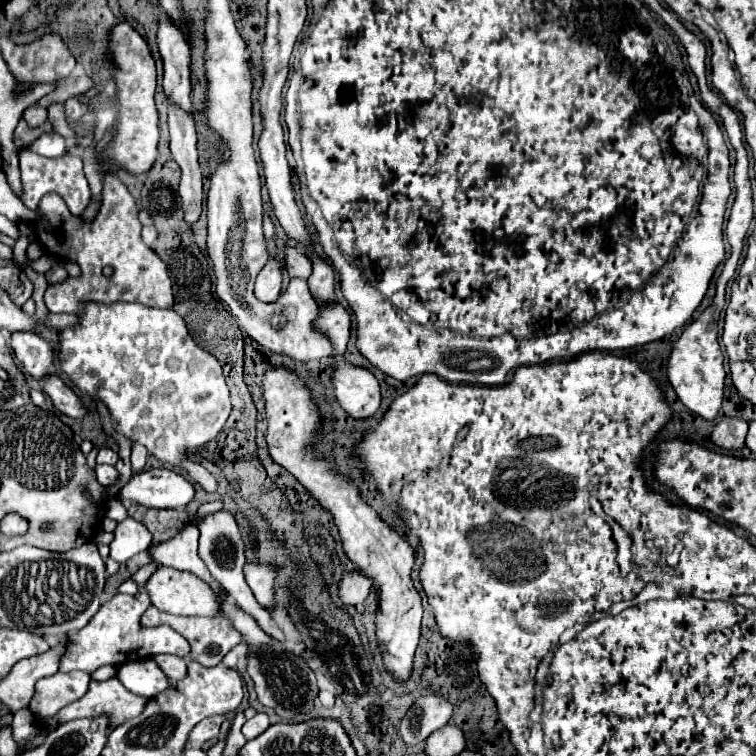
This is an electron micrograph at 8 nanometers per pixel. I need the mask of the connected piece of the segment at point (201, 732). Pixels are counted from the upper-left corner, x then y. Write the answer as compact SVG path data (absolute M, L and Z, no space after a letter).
M209 716L207 720L201 720L189 734L189 740L197 742L207 742L219 736L219 726L225 720L225 716Z

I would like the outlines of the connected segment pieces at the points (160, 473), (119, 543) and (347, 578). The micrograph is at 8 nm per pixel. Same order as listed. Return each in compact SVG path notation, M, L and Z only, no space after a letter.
M151 468L135 474L119 492L127 504L143 504L147 508L185 508L193 496L193 484L181 474L167 468Z
M123 520L115 530L115 540L111 542L111 558L125 564L135 554L143 552L151 544L151 532L137 520Z
M359 570L347 572L339 582L339 596L345 604L351 606L363 604L363 600L369 596L369 590L371 590L371 580Z

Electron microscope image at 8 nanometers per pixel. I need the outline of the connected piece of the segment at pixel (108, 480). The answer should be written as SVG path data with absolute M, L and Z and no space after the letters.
M95 466L95 472L97 472L97 480L103 486L113 486L119 480L119 472L115 466Z

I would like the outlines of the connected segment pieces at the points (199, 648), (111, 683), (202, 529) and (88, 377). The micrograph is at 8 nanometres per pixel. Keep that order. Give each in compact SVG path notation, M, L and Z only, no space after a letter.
M151 606L143 616L141 616L141 626L143 628L155 628L155 626L161 626L161 624L167 624L171 628L175 628L181 636L185 636L191 644L191 656L189 660L195 660L199 664L205 664L205 666L217 666L223 656L239 644L241 640L241 634L235 630L235 626L231 624L231 620L227 616L215 616L215 618L201 618L201 616L195 616L195 618L187 618L187 616L173 616L173 614L165 614L161 610L157 610L155 606Z
M111 678L107 682L91 680L89 690L81 700L69 704L51 720L45 720L41 728L51 732L53 728L57 728L59 724L65 724L67 720L95 718L101 714L107 714L111 720L111 726L117 726L133 716L139 716L145 704L147 700L143 696L131 694L127 688L123 688L123 684L117 678Z
M219 510L219 512L213 512L201 520L193 518L195 526L199 528L199 556L205 560L211 576L215 580L219 580L227 592L231 594L231 598L243 608L249 612L257 621L259 626L273 639L284 642L285 637L281 630L274 629L271 624L271 616L258 602L255 600L253 592L247 588L247 582L245 582L245 576L243 576L243 564L245 564L245 542L241 538L241 530L237 526L237 520L231 512L227 510Z
M87 304L85 312L79 314L79 324L75 328L63 328L59 338L63 374L93 400L103 400L109 406L117 432L127 436L131 442L143 444L149 454L159 460L179 464L191 474L193 462L185 460L179 450L199 448L213 440L227 422L232 404L220 362L195 344L183 316L173 308L157 310L143 304Z

